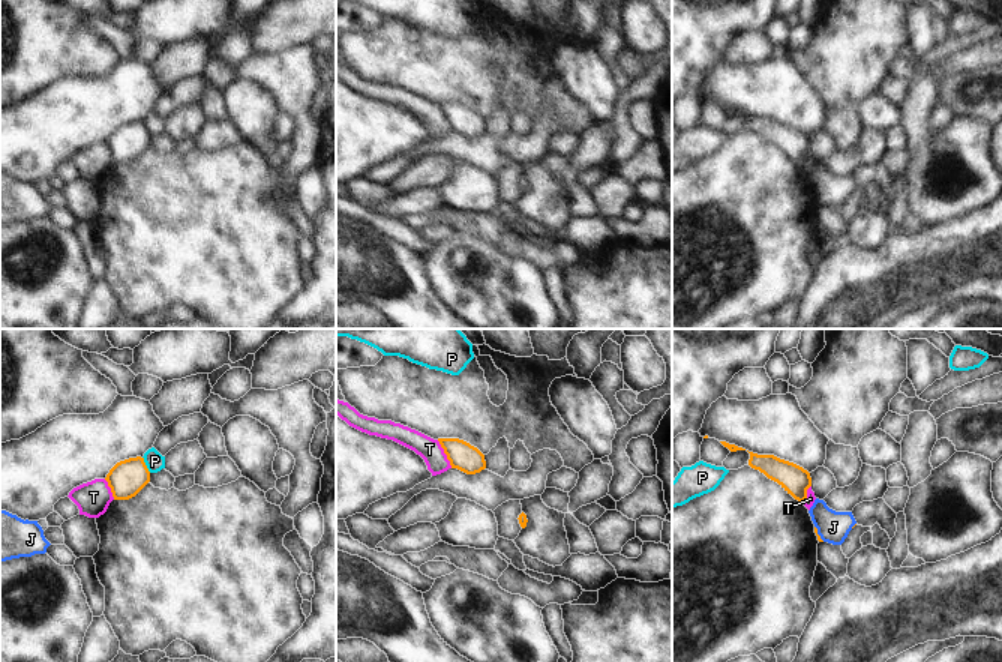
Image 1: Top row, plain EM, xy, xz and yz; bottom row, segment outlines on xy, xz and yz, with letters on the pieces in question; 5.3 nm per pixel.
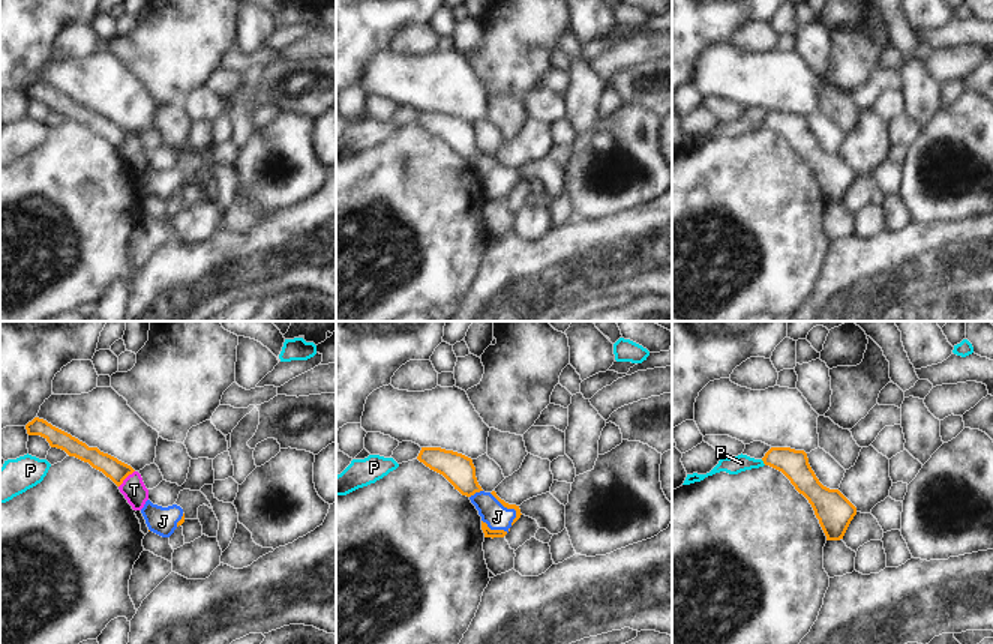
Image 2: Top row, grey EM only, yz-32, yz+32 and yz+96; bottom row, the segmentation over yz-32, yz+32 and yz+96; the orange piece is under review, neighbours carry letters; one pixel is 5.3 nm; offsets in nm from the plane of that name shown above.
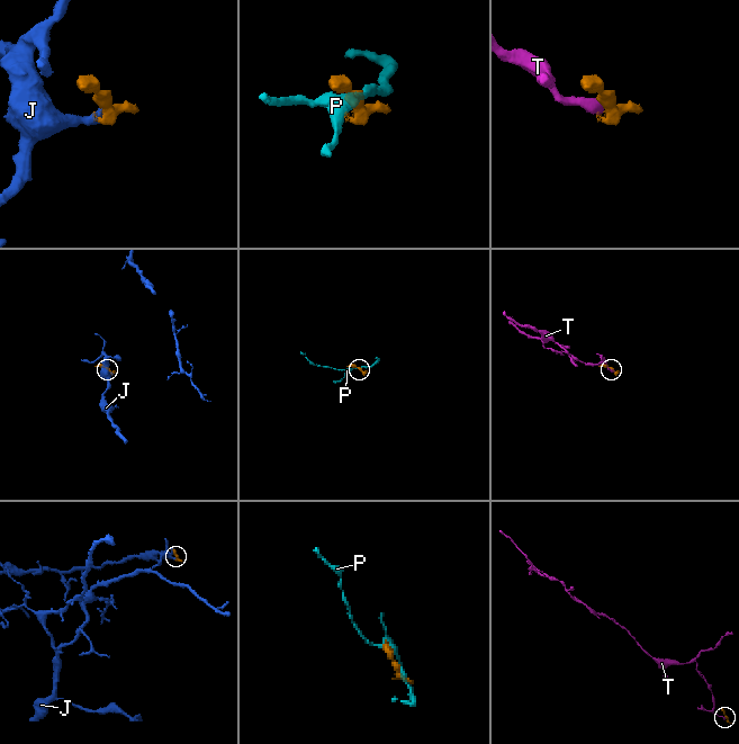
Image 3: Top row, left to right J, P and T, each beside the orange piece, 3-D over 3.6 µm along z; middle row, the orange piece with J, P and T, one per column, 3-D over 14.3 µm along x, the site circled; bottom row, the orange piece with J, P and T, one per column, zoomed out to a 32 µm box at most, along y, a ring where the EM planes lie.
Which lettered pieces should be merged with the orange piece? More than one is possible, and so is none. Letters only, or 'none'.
J

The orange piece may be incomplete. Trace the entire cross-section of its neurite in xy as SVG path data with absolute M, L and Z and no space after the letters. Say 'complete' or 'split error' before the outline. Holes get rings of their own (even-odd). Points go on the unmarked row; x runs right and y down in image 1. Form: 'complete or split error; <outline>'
complete; M136 120L117 126L105 144L111 152L114 164L129 164L150 146L150 135L144 122Z

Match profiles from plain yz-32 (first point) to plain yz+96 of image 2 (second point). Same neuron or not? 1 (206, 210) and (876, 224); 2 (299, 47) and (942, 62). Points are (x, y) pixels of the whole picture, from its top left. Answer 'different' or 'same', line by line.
1: same
2: same

